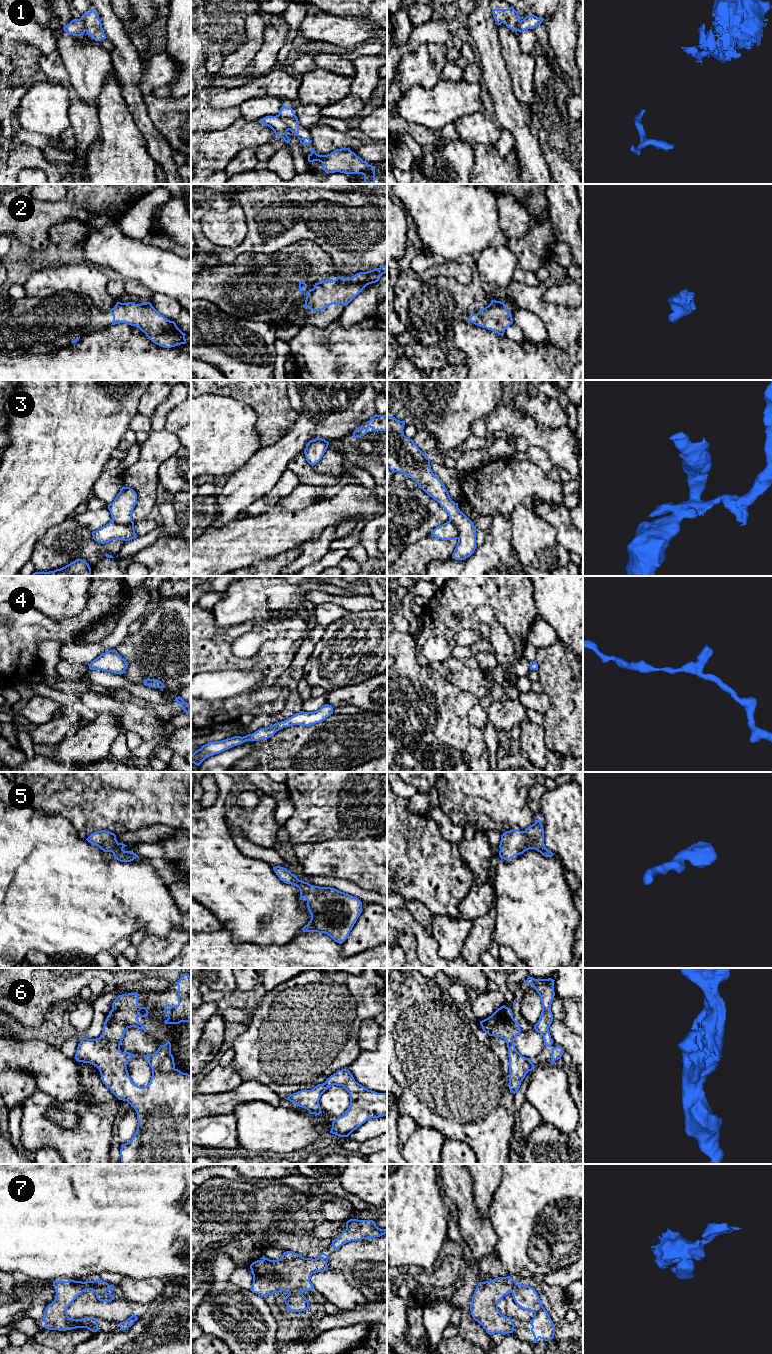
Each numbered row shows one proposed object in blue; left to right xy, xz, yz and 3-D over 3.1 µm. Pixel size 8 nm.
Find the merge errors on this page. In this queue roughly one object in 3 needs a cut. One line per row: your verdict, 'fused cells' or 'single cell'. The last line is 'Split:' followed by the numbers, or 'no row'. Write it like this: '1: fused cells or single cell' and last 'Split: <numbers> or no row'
1: fused cells
2: single cell
3: fused cells
4: single cell
5: single cell
6: single cell
7: single cell
Split: 1, 3

